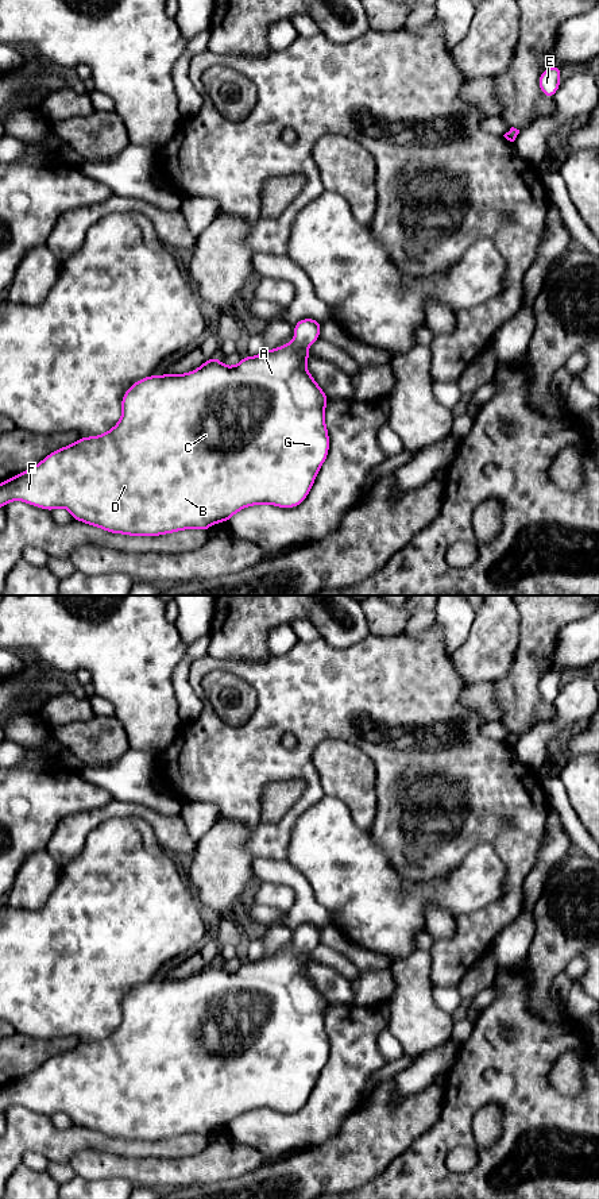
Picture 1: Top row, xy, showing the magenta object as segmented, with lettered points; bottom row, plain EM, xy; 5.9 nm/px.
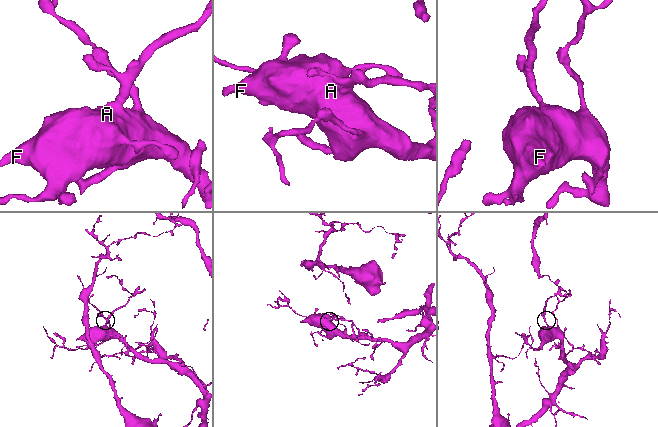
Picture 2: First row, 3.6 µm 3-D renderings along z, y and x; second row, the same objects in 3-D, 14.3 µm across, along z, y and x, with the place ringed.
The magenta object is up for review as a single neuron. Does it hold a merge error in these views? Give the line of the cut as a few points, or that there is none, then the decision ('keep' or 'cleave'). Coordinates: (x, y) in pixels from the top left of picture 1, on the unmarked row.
no cut; keep

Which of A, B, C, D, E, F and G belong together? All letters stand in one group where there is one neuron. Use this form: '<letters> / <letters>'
A B C D E F G

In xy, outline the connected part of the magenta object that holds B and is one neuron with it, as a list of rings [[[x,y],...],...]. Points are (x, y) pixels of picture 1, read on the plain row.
[[[302,924],[293,929],[294,947],[285,948],[275,955],[263,955],[256,961],[243,961],[236,971],[225,971],[217,961],[204,967],[198,974],[185,979],[150,980],[134,987],[121,1002],[121,1022],[117,1029],[98,1041],[80,1042],[73,1049],[49,1059],[36,1071],[0,1088],[0,1113],[11,1106],[23,1106],[49,1117],[65,1113],[73,1125],[105,1134],[109,1138],[128,1141],[162,1141],[185,1134],[206,1136],[216,1127],[228,1127],[239,1115],[252,1110],[275,1110],[291,1114],[308,1102],[316,1082],[328,1063],[329,1038],[325,1030],[325,1011],[328,1001],[310,980],[306,965],[312,961],[308,952],[320,944],[321,926]]]

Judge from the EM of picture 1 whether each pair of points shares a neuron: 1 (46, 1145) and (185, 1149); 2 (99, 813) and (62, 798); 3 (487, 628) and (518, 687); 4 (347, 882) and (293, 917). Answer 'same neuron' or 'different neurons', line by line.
1: same neuron
2: different neurons
3: different neurons
4: different neurons

